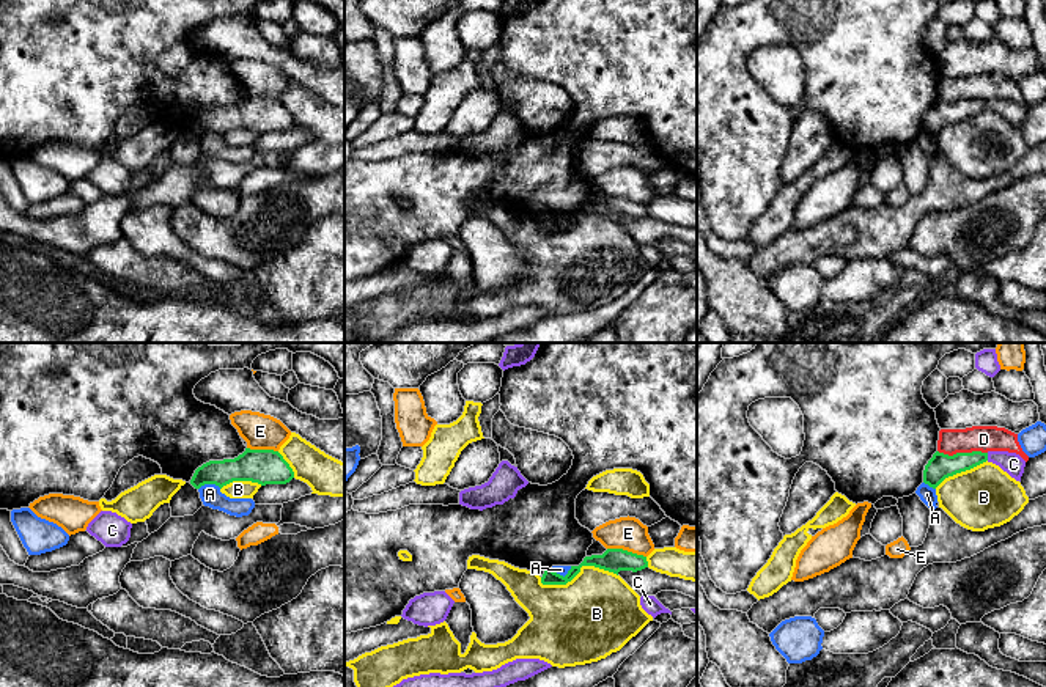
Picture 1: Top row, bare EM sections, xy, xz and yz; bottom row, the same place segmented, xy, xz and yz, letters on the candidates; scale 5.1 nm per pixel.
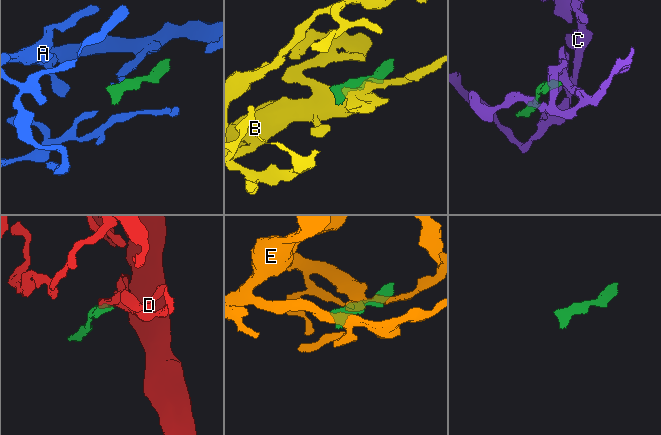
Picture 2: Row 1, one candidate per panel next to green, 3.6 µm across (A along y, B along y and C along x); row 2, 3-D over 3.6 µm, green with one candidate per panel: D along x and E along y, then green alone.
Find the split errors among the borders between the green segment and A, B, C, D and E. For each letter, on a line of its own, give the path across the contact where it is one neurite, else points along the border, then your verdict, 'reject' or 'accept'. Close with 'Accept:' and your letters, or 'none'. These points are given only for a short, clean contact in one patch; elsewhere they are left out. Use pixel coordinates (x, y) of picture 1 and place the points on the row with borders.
A: border along xy (220, 488), (203, 484), (198, 489); reject
B: reject
C: runs through yz (941, 466), (987, 456), (1002, 458), (1013, 464); accept
D: border along yz (938, 450), (947, 455), (987, 453); reject
E: reject
Accept: C

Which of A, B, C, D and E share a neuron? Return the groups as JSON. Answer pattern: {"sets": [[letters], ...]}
{"sets": [["A"], ["B"], ["C"], ["D"], ["E"]]}

